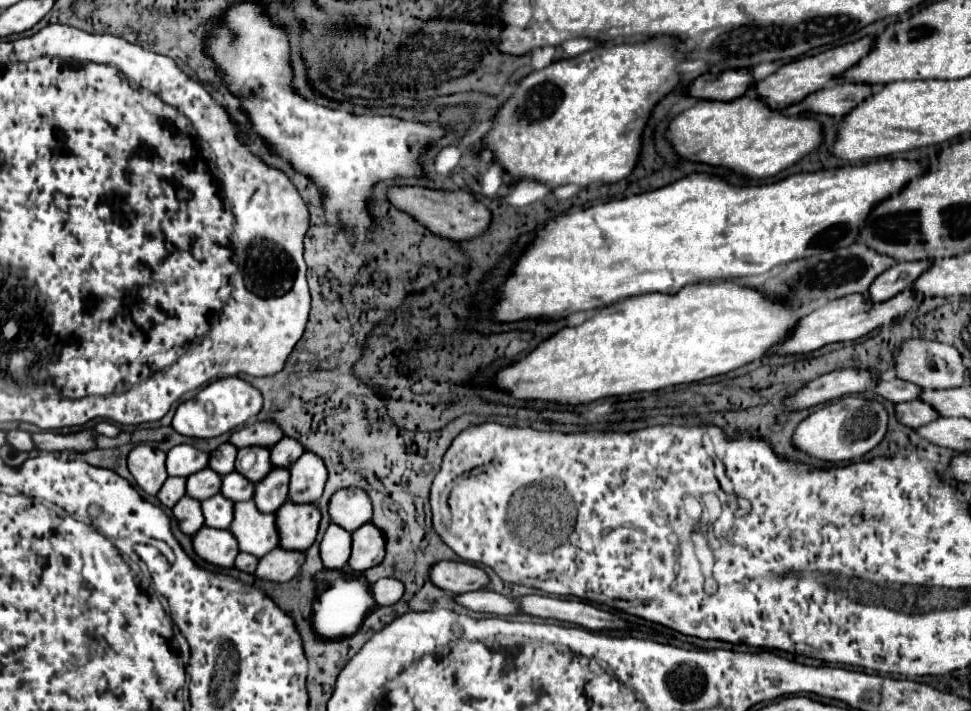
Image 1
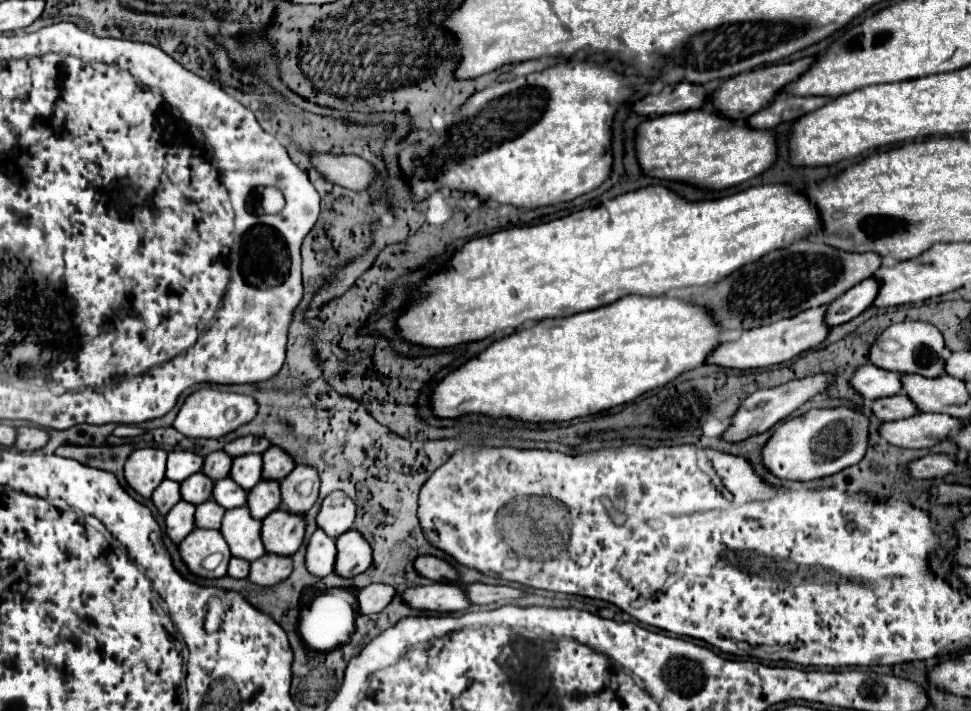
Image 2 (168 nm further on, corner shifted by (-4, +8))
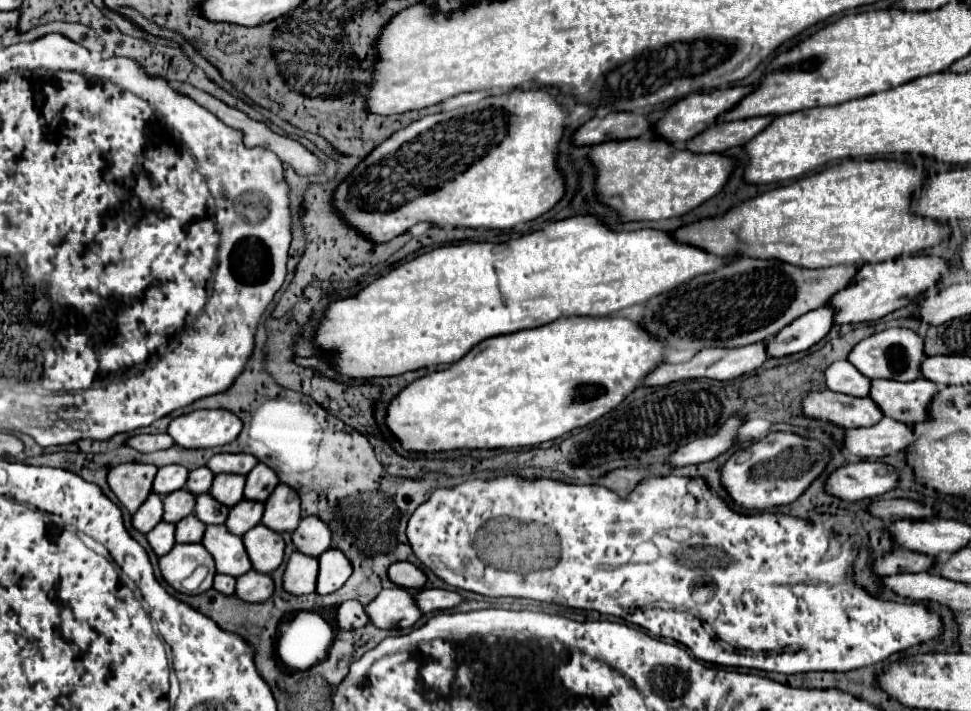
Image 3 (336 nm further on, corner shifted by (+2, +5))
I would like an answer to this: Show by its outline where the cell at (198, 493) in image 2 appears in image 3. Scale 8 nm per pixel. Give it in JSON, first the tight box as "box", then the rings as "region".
{"box":[163,489,195,523],"region":[[[185,489],[173,491],[163,497],[163,521],[165,523],[179,523],[183,517],[193,513],[193,503],[195,495],[191,495]]]}

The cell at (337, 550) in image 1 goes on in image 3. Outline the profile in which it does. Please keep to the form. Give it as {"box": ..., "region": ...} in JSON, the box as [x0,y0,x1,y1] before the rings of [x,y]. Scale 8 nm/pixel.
{"box":[283,551,317,595],"region":[[[295,551],[283,573],[283,589],[291,595],[307,595],[315,591],[317,559]]]}

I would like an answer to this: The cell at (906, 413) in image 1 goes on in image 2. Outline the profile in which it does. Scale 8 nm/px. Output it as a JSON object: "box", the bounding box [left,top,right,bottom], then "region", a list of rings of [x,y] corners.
{"box":[873,394,919,422],"region":[[[897,394],[897,396],[877,400],[873,404],[873,412],[883,422],[893,422],[893,420],[903,420],[907,416],[915,416],[919,412],[919,408],[907,394]]]}

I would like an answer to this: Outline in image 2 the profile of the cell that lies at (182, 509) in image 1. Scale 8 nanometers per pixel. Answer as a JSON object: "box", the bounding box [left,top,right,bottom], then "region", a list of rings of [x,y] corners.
{"box":[167,500,195,542],"region":[[[181,500],[167,514],[167,534],[173,542],[181,542],[195,528],[195,506]]]}

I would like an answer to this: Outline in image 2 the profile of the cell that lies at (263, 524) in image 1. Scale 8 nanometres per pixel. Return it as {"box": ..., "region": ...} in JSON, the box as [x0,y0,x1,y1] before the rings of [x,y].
{"box":[221,506,265,562],"region":[[[247,506],[227,510],[221,524],[221,532],[231,548],[231,554],[249,562],[263,556],[265,546],[261,540],[261,526],[261,520],[255,520],[249,514]]]}

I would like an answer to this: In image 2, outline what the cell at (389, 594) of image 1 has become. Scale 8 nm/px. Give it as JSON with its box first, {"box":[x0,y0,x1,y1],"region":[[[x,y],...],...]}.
{"box":[359,584,395,614],"region":[[[369,584],[363,590],[359,590],[359,614],[377,614],[381,612],[395,596],[395,588],[391,584]]]}

